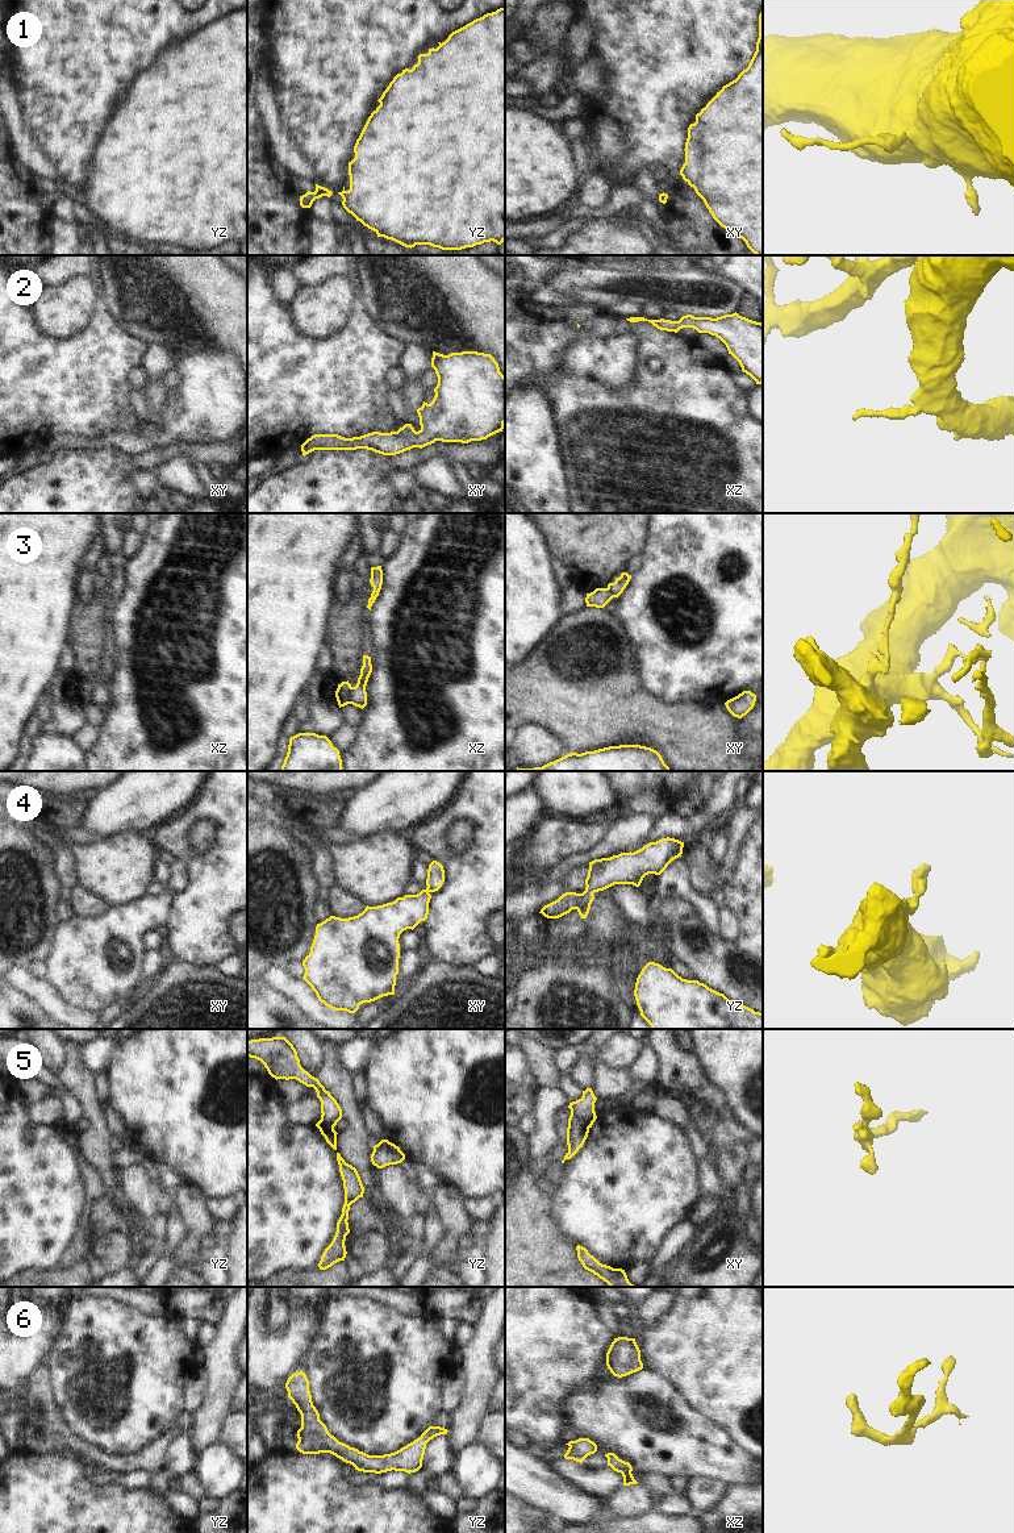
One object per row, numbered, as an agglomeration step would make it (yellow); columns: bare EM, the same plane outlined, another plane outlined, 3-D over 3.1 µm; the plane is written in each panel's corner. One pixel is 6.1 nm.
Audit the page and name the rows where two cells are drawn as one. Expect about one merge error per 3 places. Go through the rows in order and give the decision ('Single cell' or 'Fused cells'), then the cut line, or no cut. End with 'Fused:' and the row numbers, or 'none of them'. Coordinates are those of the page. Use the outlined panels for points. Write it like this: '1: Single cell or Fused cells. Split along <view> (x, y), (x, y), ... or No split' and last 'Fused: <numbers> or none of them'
1: Single cell. No split
2: Single cell. No split
3: Fused cells. Split along xz (353, 687), (349, 694), (349, 703)
4: Single cell. No split
5: Fused cells. Split along xy (571, 1111), (588, 1128)
6: Single cell. No split
Fused: 3, 5

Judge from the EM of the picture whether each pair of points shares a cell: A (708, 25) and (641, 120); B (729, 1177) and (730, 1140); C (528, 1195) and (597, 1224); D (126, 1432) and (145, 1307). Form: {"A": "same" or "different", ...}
{"A": "same", "B": "same", "C": "different", "D": "different"}

